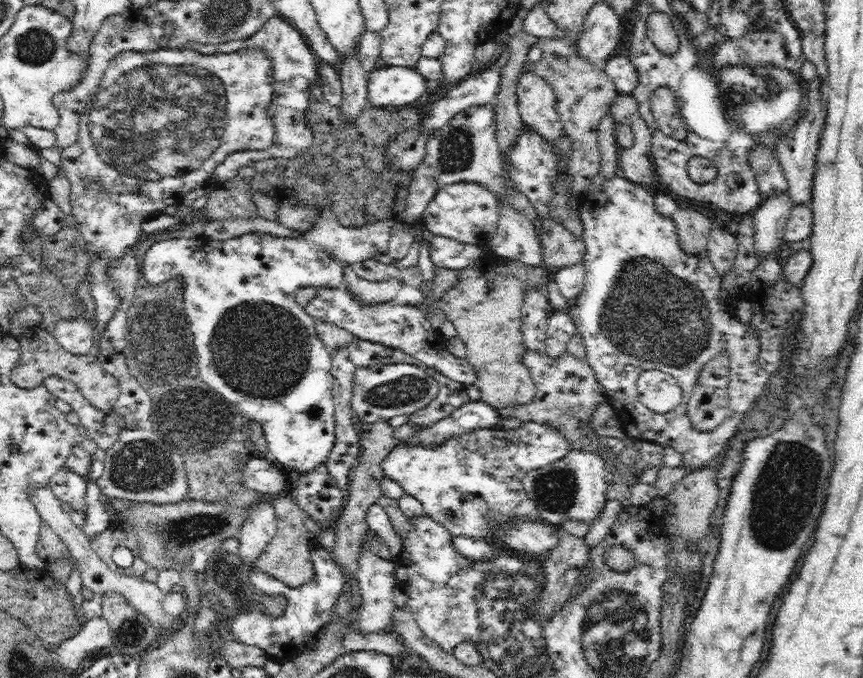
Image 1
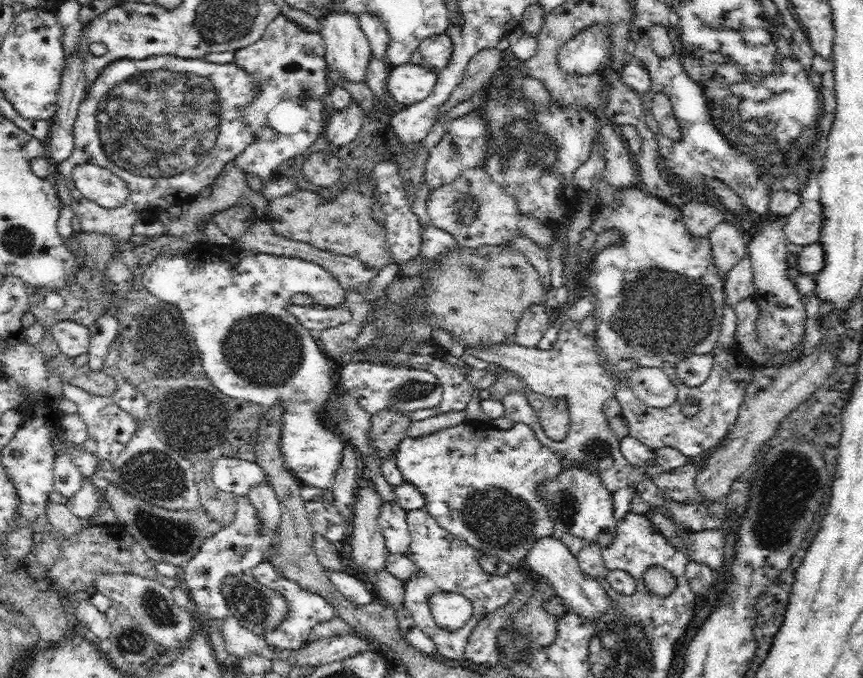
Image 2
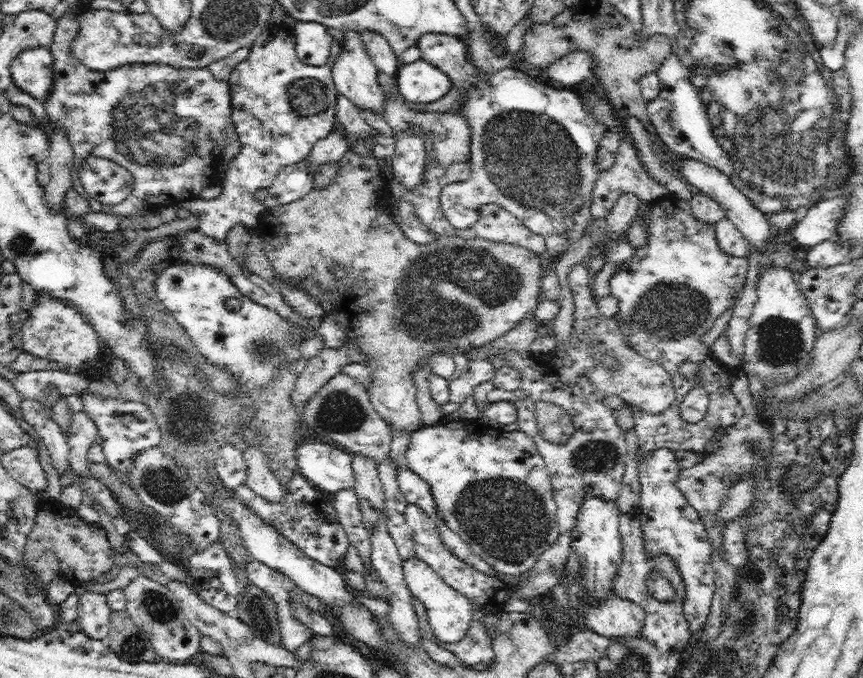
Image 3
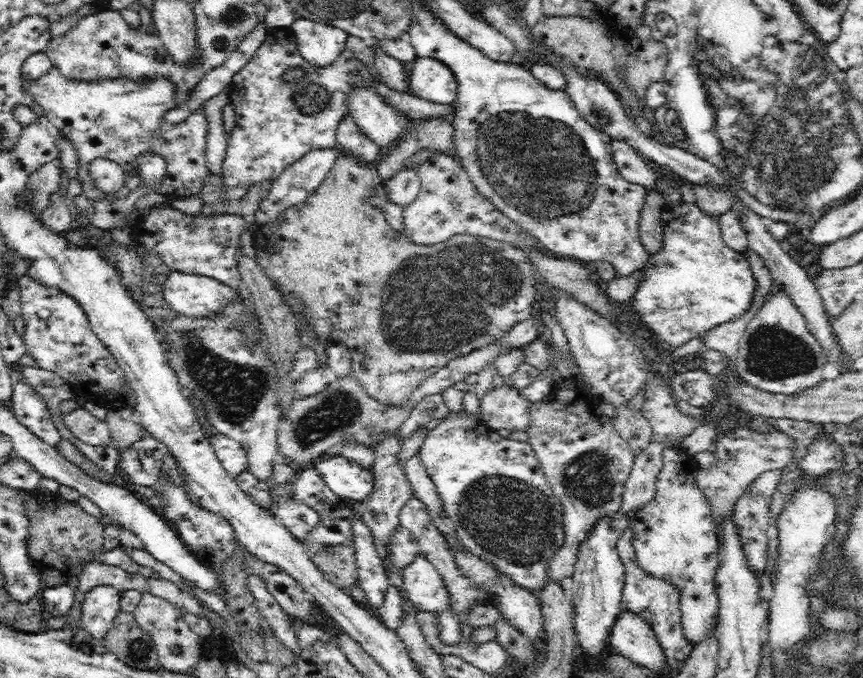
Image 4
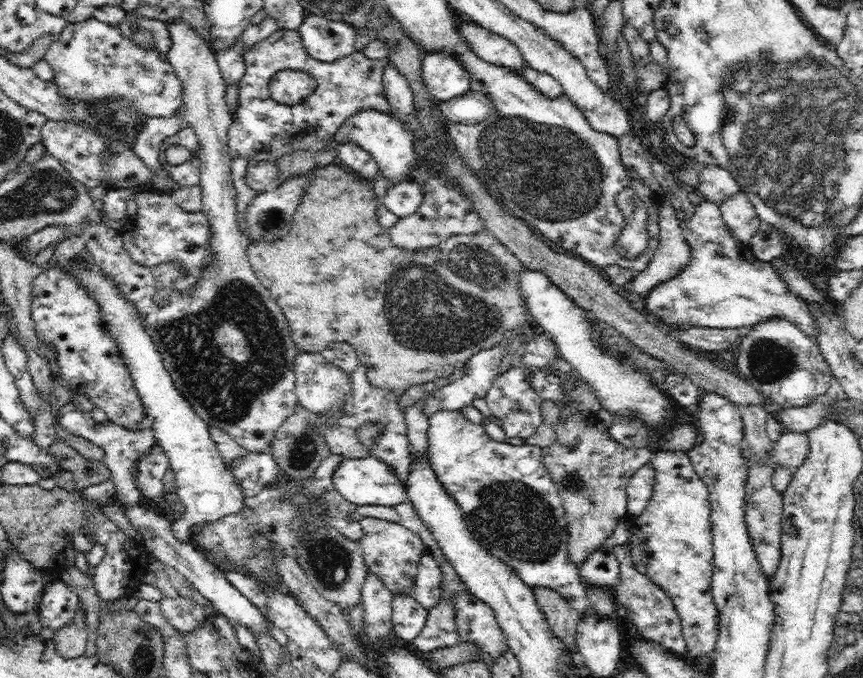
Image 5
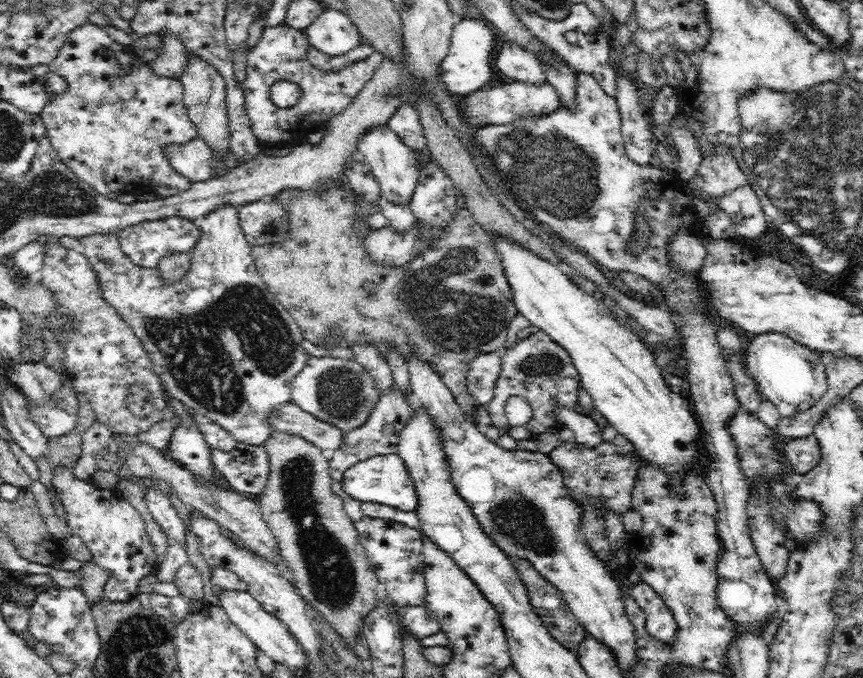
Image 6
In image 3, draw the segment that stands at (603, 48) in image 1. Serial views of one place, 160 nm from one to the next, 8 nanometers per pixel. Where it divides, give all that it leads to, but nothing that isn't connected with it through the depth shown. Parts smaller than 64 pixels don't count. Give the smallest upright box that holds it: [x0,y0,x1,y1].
[545,50,594,87]

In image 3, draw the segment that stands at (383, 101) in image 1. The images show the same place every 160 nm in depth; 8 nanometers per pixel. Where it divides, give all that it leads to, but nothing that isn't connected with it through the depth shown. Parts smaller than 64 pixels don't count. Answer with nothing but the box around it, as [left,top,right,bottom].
[396,58,453,102]

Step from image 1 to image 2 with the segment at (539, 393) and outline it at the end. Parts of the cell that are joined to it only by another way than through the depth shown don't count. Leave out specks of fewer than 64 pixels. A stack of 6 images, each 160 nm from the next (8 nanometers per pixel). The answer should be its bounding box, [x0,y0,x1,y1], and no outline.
[467,320,688,494]

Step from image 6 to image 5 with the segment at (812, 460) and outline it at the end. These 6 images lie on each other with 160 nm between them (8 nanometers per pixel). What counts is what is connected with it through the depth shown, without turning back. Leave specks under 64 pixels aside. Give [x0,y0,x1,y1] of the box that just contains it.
[769,430,809,473]

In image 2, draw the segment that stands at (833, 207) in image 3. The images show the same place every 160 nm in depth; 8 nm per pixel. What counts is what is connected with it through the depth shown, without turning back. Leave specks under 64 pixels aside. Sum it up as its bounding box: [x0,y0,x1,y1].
[783,201,823,246]

